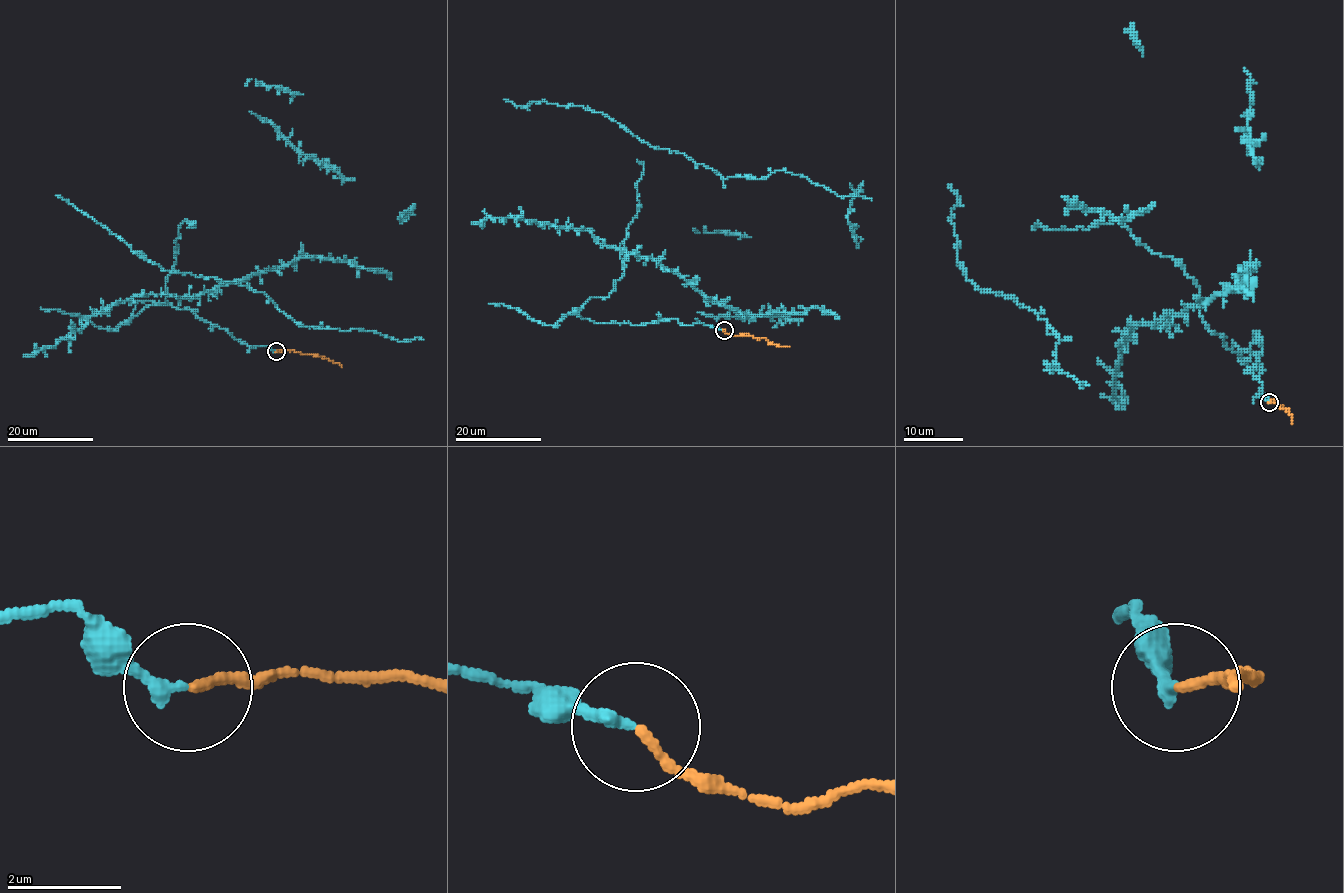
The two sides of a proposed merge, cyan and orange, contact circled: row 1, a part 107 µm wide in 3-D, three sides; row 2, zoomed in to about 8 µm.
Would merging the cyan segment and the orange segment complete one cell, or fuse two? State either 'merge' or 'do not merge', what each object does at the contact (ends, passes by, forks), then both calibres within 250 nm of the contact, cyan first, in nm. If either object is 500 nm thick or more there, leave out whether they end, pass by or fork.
merge; cyan ends; orange ends; calibres 220 and 150 nm

